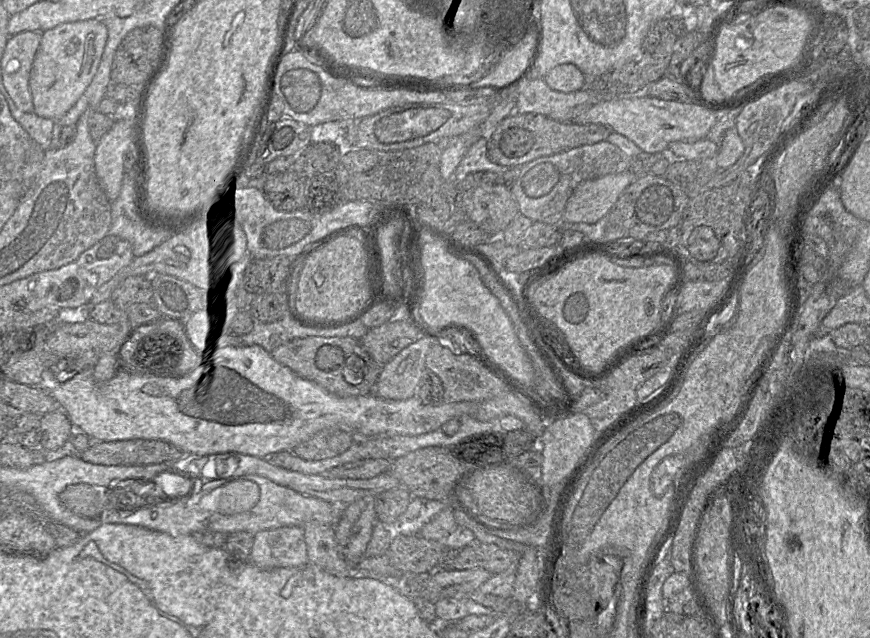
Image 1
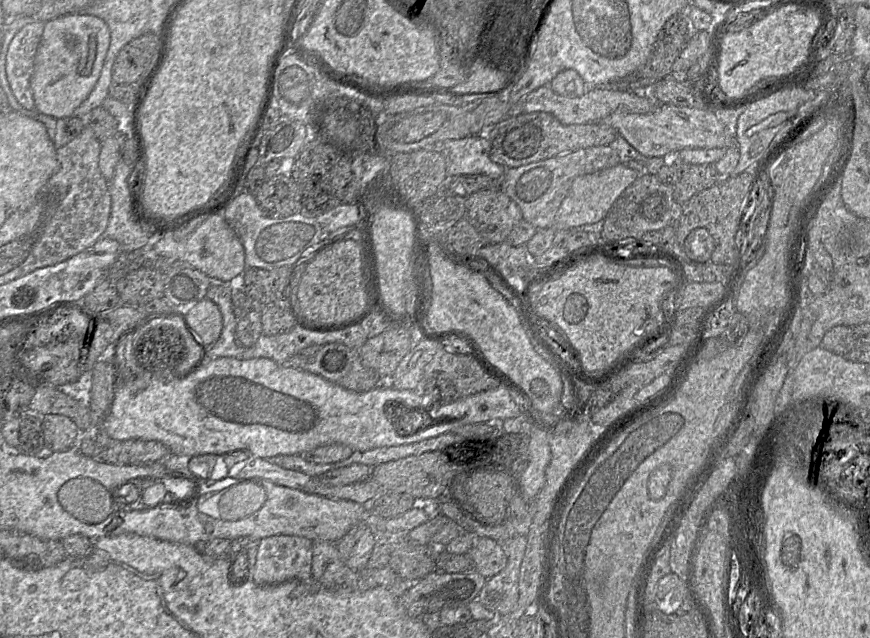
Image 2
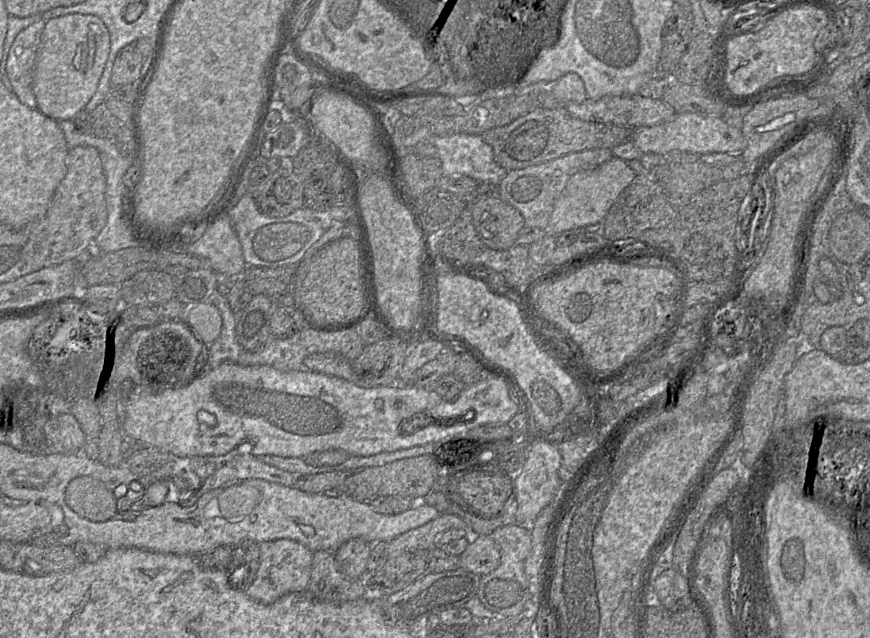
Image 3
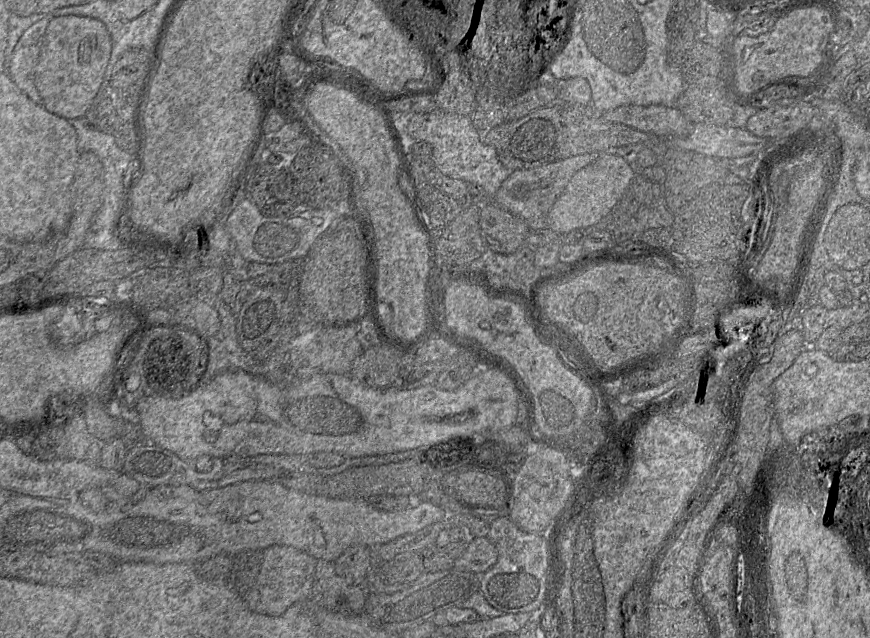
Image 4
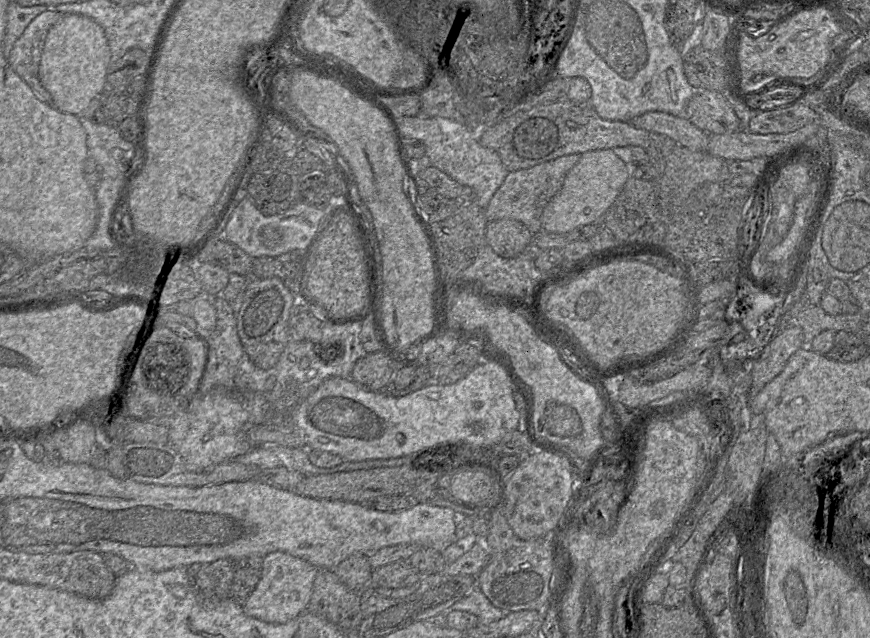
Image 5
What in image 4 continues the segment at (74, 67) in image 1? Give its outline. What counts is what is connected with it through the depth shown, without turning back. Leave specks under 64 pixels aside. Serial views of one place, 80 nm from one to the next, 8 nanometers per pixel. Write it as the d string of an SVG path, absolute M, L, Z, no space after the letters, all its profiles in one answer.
M77 15L51 18L35 69L35 85L44 108L67 120L83 117L103 82L111 49L111 35L102 21Z

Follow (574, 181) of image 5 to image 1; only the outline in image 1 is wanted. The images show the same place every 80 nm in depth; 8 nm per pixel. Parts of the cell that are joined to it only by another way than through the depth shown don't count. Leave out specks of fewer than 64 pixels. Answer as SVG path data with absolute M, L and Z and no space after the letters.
M632 171L608 174L581 182L567 200L563 221L593 224L604 217L618 200L621 193L635 180Z

